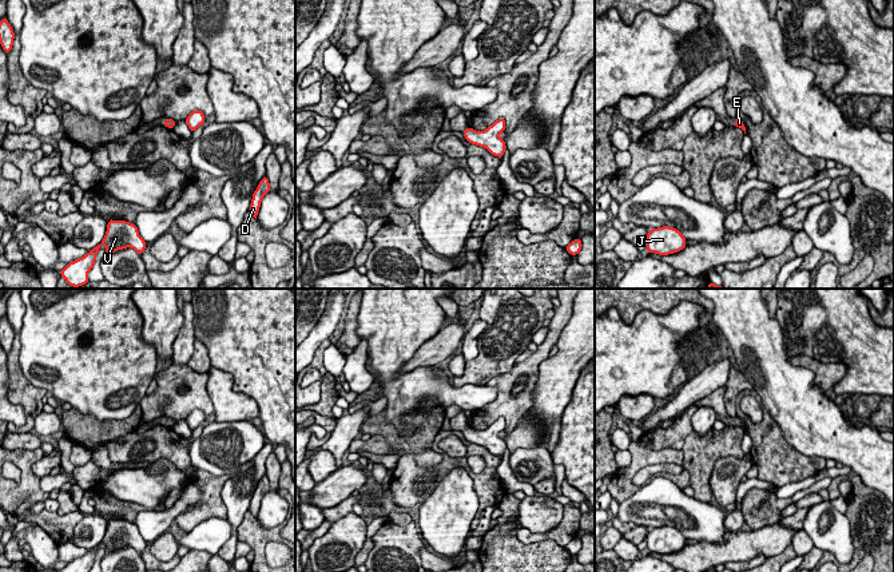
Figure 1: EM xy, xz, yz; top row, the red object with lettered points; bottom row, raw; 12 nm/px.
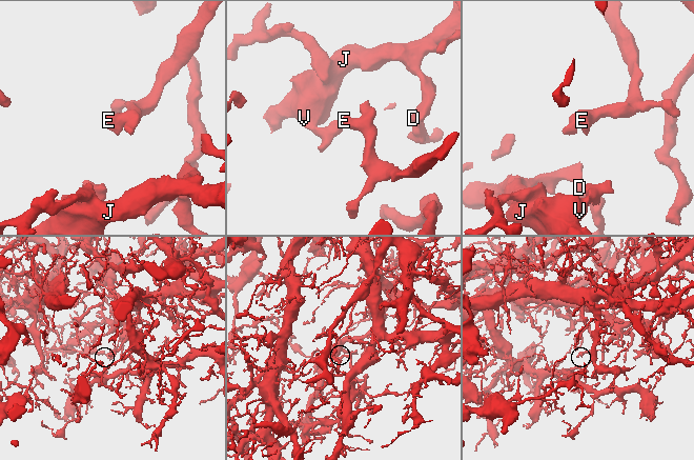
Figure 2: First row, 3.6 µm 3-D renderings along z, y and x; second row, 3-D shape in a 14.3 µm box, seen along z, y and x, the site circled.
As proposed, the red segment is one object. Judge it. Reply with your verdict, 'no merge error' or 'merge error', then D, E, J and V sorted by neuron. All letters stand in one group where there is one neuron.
no merge error; groups D E J V

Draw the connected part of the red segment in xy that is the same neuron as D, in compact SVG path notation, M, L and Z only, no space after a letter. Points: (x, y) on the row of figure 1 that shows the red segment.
M263 176L262 180L258 183L257 190L253 194L250 204L250 212L255 219L261 207L261 202L267 192L270 192L270 182L267 176Z

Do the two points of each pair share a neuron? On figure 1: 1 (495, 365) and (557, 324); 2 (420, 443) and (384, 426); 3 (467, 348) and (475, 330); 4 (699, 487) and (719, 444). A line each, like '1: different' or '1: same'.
1: different
2: same
3: same
4: same

